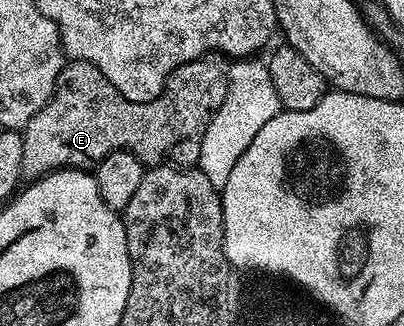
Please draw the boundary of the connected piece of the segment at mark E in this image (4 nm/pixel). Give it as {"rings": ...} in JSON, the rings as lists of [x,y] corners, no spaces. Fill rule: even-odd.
{"rings":[[[215,55],[199,57],[196,61],[190,61],[184,65],[178,65],[178,67],[169,75],[169,79],[165,83],[165,87],[161,91],[161,95],[157,95],[157,99],[153,99],[149,103],[138,105],[129,99],[125,99],[121,94],[119,94],[117,87],[113,87],[113,83],[109,83],[109,79],[105,79],[105,75],[101,75],[101,71],[93,63],[89,63],[88,61],[72,60],[70,63],[64,64],[63,73],[59,76],[59,83],[55,94],[51,96],[47,105],[45,107],[41,107],[41,111],[37,111],[37,115],[33,115],[33,119],[29,119],[27,126],[21,130],[23,135],[23,146],[25,147],[25,152],[21,154],[21,167],[23,168],[24,178],[38,179],[46,175],[46,173],[55,172],[56,169],[90,170],[92,167],[98,165],[101,159],[105,159],[105,155],[109,155],[118,149],[127,149],[133,155],[137,155],[142,159],[144,166],[147,167],[170,164],[176,167],[194,166],[201,155],[201,139],[205,139],[205,131],[209,127],[209,123],[213,119],[213,115],[221,107],[221,103],[227,94],[227,67],[228,62]]]}

